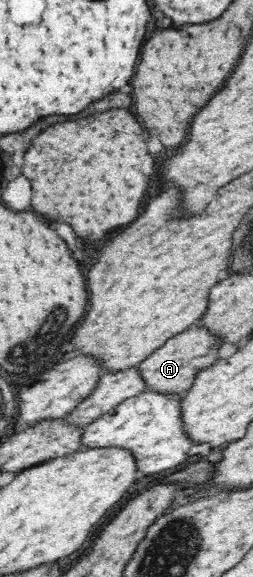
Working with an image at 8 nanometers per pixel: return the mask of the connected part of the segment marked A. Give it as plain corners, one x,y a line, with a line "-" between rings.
202,324
190,326
187,330
174,335
138,365
146,390
150,389
155,393
186,392
192,386
196,373
209,367
219,358
217,352
222,345
222,341

